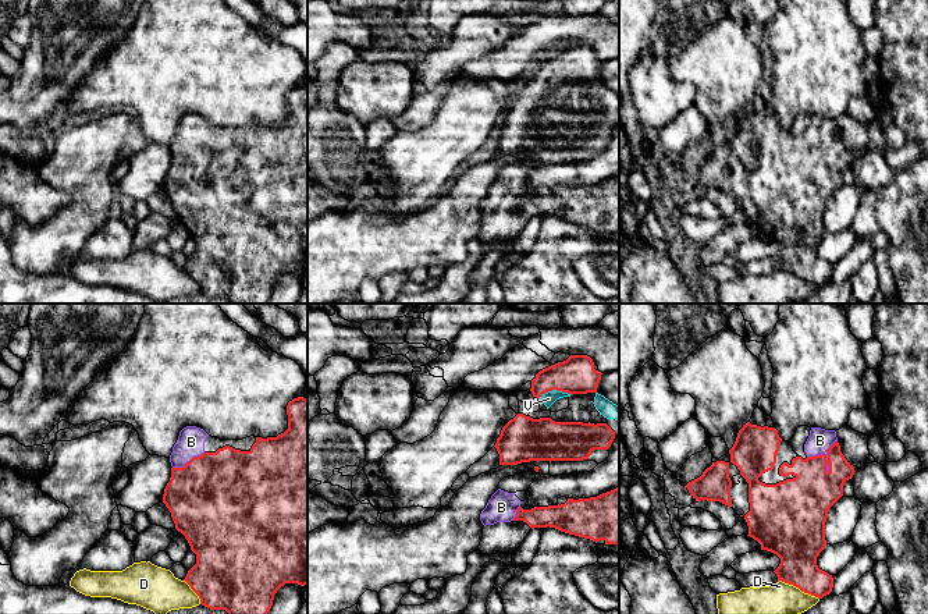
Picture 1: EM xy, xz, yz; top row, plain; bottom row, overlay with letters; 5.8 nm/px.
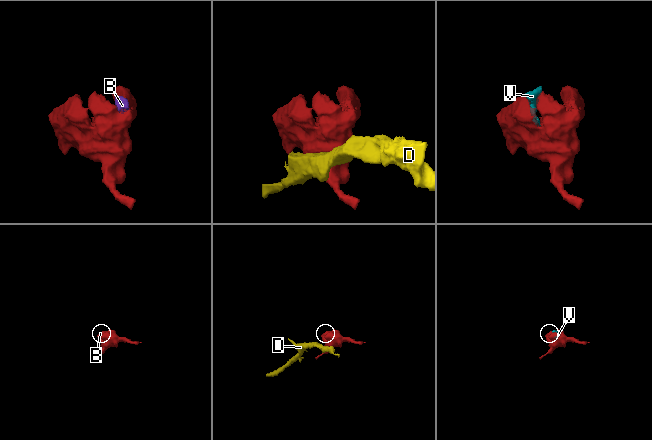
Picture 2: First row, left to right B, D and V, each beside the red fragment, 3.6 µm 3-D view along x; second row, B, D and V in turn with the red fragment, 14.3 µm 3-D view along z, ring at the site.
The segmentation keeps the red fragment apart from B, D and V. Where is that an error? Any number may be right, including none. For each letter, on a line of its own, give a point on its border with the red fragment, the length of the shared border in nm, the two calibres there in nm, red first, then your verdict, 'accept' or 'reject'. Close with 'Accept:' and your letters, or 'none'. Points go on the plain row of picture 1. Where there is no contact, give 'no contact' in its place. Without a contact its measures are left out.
B: yz (821, 142) | 200 nm | 280/140 nm | accept
D: yz (799, 276) | 260 nm | 260/340 nm | reject
V: xz (554, 77) | 190 nm | 220/80 nm | accept
Accept: B, V

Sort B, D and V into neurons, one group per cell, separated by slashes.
B V / D

